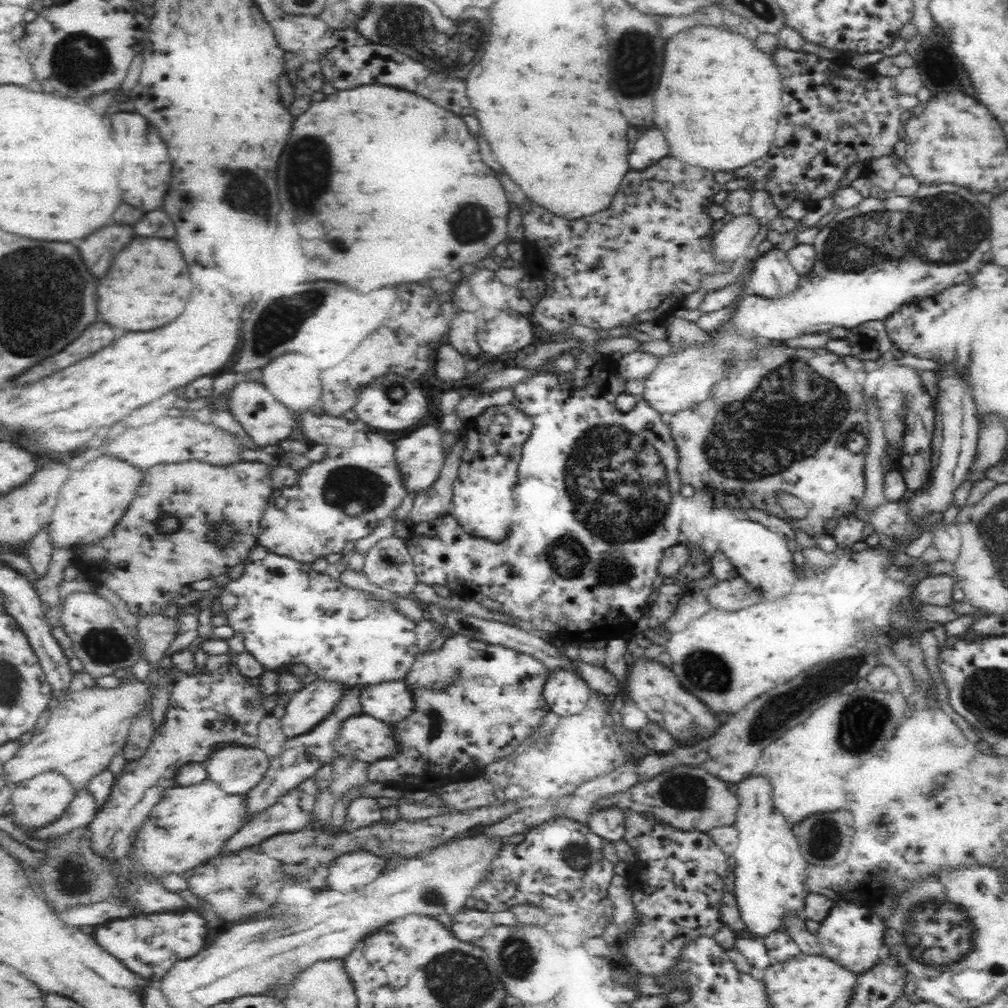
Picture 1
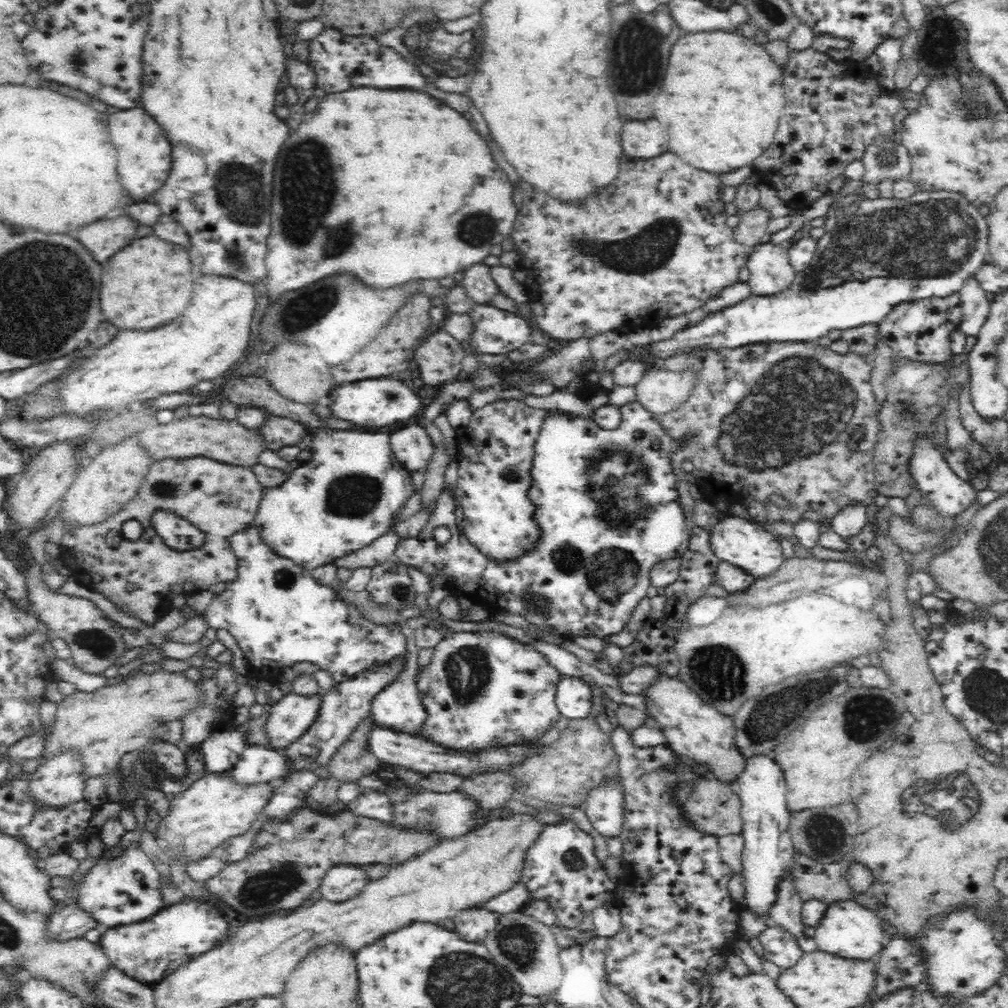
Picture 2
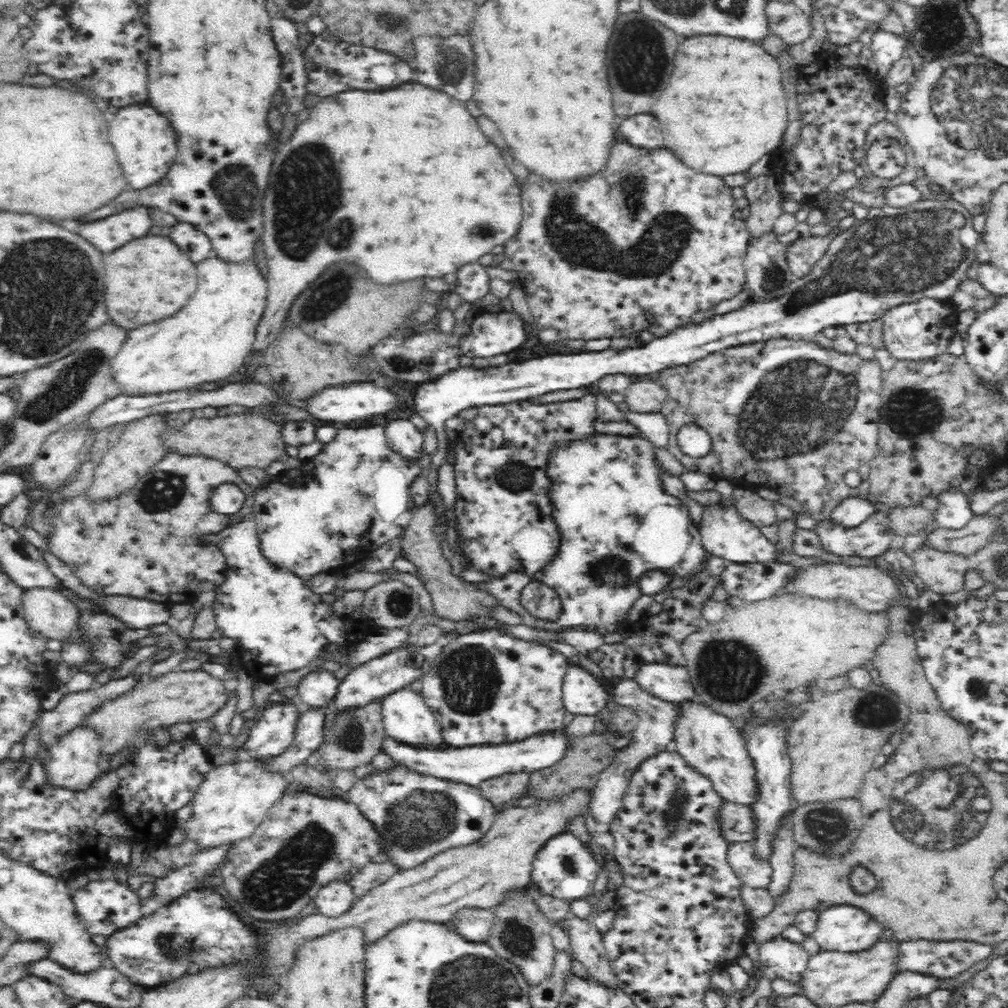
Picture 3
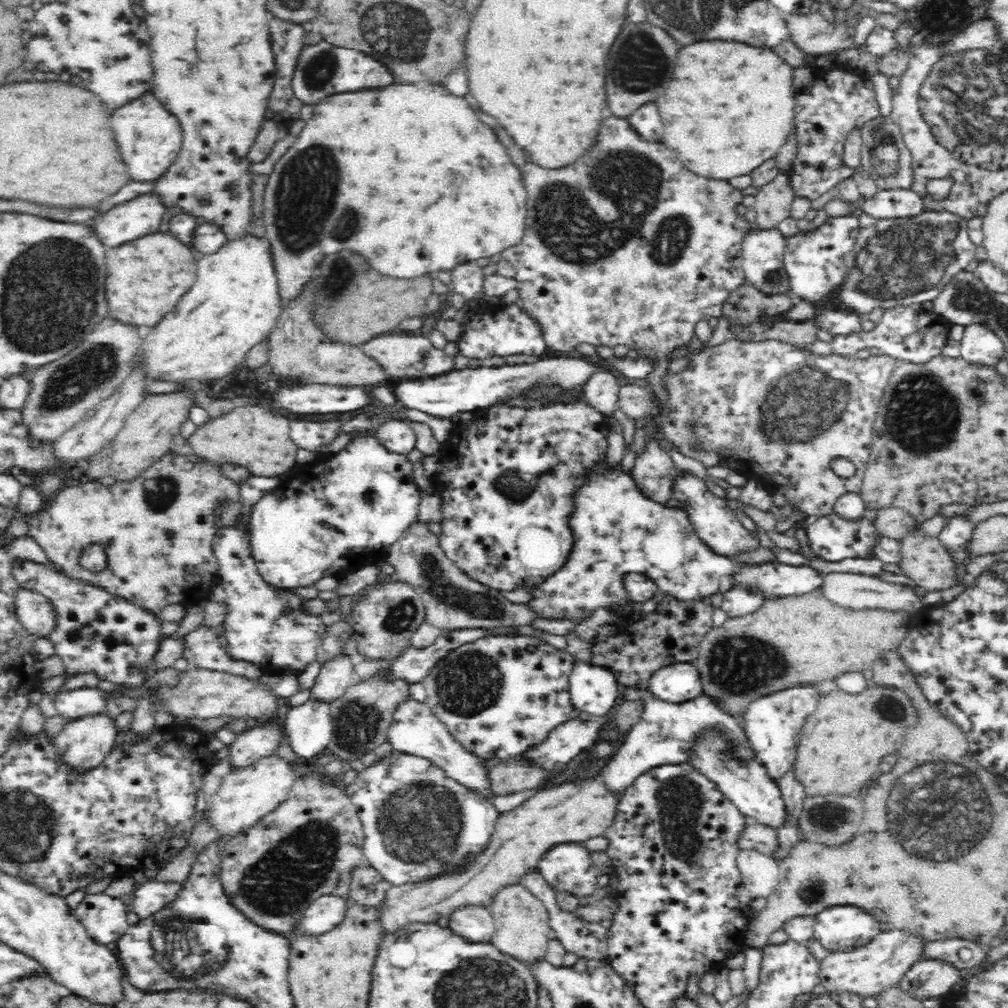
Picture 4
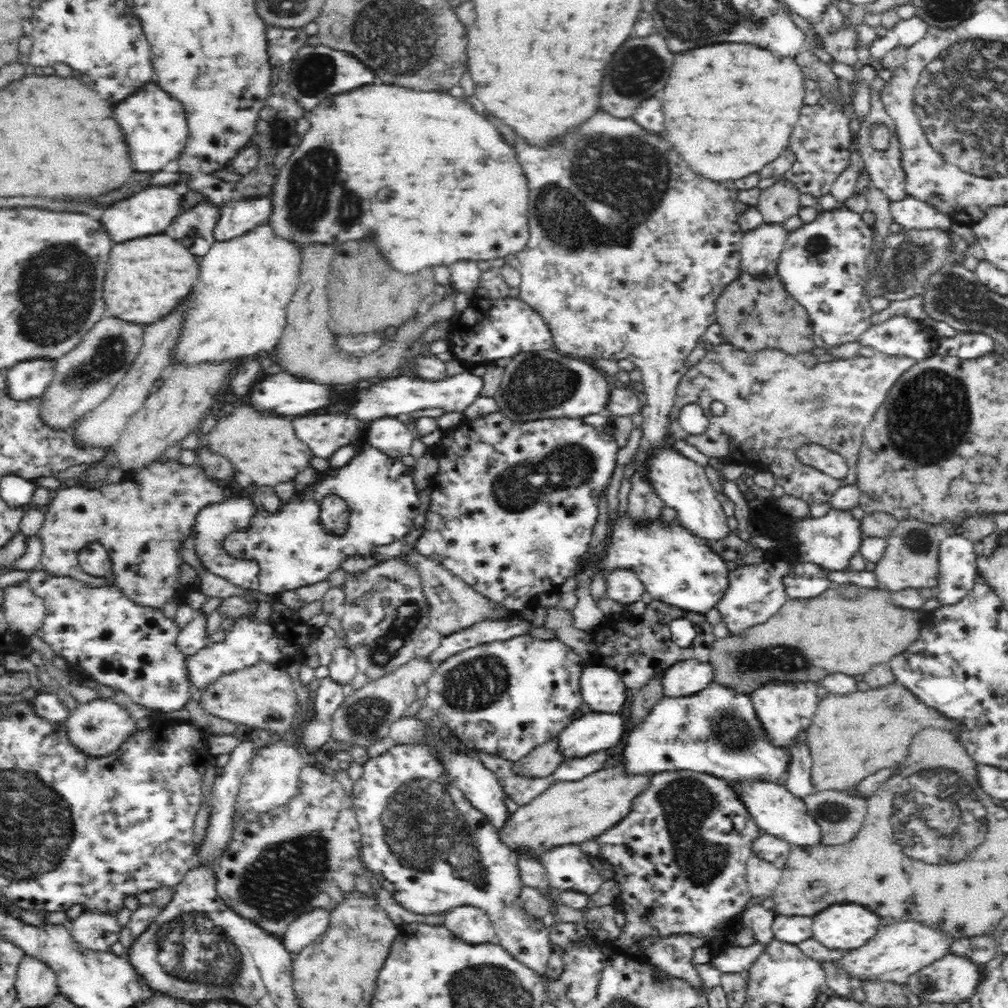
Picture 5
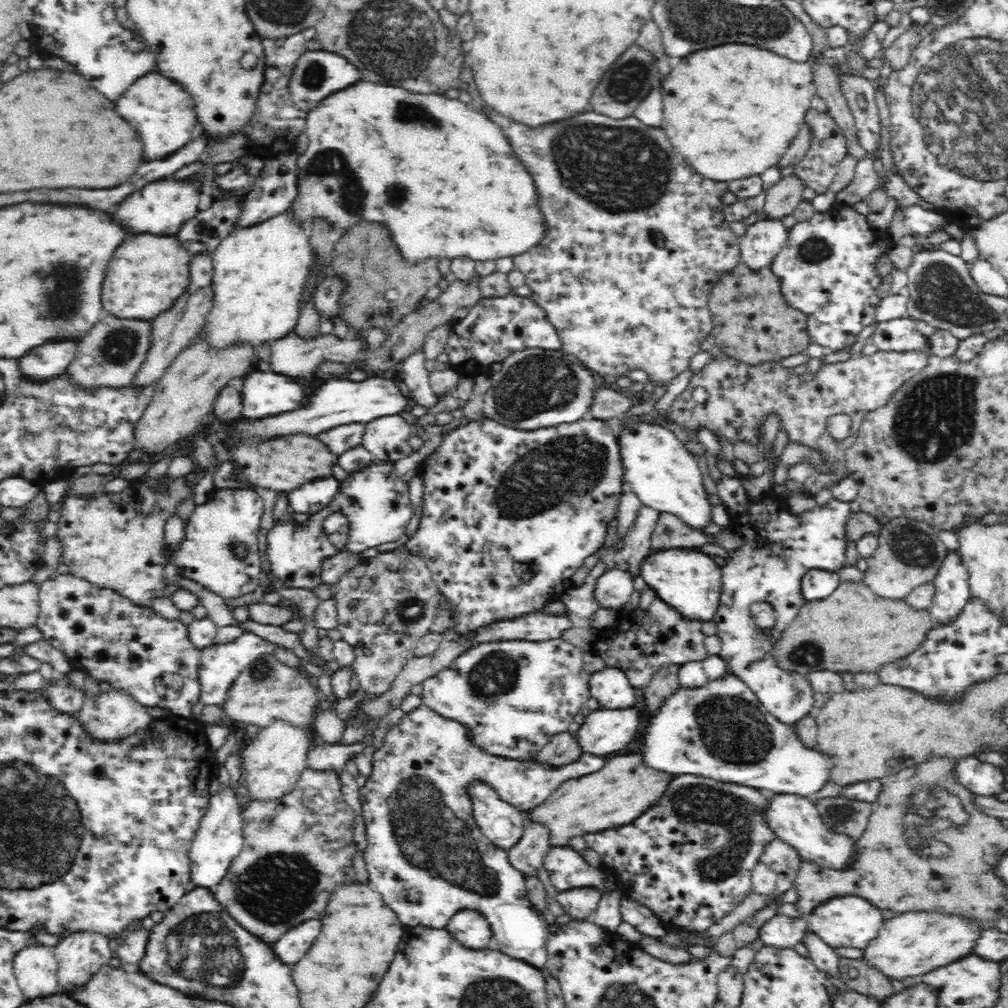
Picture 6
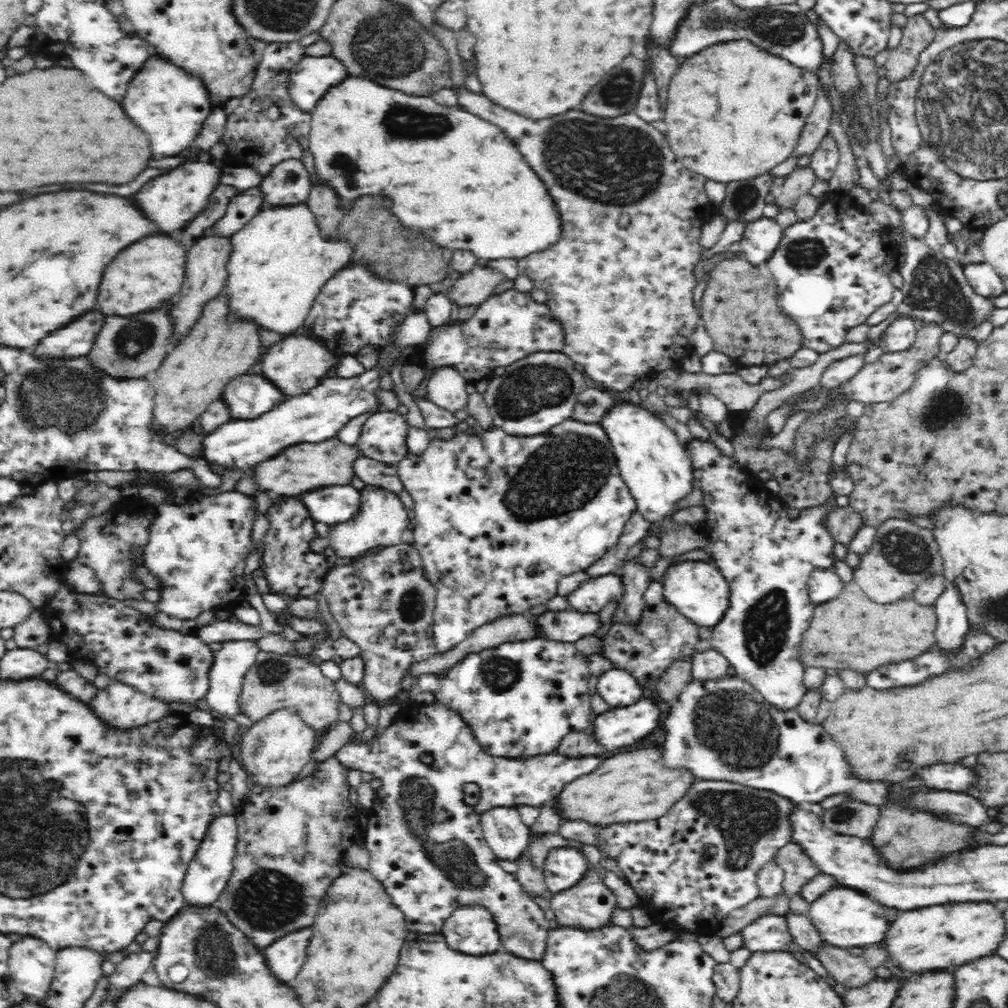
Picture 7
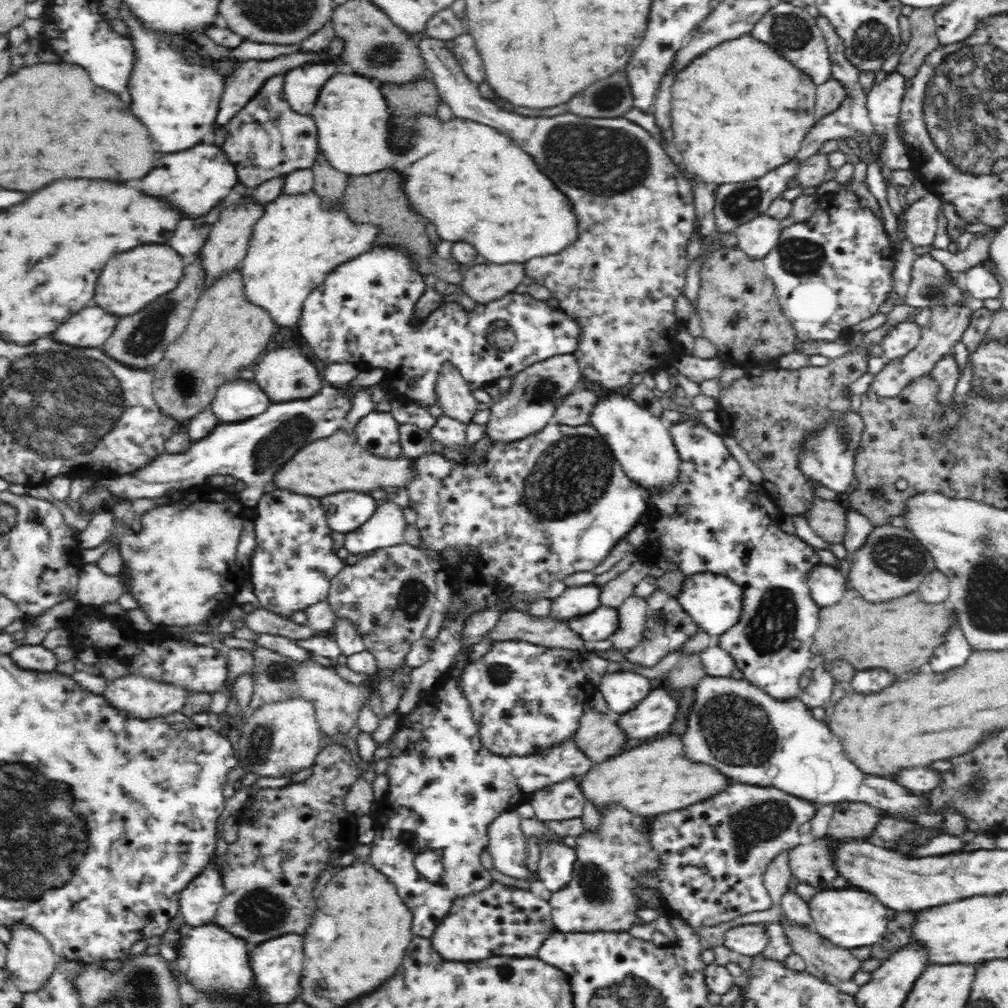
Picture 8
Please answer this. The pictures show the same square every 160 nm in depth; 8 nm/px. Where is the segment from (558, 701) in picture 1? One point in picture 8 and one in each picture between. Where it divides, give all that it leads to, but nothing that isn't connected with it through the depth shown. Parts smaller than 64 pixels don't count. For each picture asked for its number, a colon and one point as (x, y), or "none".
2: (573, 697)
3: (584, 692)
4: (593, 689)
5: (602, 690)
6: (610, 686)
7: (618, 688)
8: (622, 690)

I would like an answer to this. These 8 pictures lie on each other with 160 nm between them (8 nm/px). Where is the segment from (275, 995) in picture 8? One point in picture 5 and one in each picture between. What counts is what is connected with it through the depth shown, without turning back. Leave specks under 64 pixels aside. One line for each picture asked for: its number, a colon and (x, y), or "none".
5: (309, 926)
6: (295, 943)
7: (284, 956)

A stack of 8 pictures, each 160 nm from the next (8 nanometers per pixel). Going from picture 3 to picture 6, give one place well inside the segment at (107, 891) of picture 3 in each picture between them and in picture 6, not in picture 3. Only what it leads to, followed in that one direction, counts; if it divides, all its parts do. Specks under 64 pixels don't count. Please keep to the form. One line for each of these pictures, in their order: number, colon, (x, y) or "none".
4: (105, 917)
5: (98, 931)
6: (79, 954)

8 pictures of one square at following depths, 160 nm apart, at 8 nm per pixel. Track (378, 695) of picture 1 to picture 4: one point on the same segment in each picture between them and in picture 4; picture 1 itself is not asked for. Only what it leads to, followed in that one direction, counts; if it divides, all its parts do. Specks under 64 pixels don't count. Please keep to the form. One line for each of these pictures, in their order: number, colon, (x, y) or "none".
2: (398, 706)
3: (406, 717)
4: (415, 730)

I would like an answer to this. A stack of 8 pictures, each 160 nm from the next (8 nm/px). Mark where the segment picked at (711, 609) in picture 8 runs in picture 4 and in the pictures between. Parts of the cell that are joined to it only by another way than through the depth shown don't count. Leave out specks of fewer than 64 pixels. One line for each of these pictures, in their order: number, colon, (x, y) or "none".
4: (617, 529)
5: (678, 568)
6: (690, 581)
7: (697, 590)

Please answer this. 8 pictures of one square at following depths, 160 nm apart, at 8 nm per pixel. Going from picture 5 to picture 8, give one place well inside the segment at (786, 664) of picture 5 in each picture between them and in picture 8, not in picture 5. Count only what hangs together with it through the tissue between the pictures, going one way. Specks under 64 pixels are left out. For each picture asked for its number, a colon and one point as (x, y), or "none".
6: (854, 630)
7: (851, 632)
8: (899, 636)

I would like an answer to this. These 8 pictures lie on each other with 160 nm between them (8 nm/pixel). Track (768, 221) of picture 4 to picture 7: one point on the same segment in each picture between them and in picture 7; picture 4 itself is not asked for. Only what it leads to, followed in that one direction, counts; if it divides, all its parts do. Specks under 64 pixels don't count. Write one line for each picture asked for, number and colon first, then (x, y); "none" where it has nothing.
5: (777, 203)
6: (780, 201)
7: (798, 183)

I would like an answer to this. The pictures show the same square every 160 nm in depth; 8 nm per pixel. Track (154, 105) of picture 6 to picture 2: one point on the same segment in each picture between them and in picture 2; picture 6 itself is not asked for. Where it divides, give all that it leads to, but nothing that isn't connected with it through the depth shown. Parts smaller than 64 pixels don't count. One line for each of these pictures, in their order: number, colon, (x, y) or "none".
2: (145, 161)
3: (145, 144)
4: (149, 138)
5: (156, 130)

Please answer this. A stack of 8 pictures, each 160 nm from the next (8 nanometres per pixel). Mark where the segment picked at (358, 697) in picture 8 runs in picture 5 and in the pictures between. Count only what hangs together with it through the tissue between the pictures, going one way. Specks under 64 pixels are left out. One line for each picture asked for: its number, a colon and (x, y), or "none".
5: (262, 696)
6: (266, 690)
7: (274, 682)

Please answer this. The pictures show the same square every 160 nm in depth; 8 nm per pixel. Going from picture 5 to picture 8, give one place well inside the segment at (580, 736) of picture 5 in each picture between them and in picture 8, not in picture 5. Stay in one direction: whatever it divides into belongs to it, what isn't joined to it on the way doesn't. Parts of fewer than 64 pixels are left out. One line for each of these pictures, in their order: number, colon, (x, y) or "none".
6: (603, 731)
7: (619, 727)
8: (657, 709)

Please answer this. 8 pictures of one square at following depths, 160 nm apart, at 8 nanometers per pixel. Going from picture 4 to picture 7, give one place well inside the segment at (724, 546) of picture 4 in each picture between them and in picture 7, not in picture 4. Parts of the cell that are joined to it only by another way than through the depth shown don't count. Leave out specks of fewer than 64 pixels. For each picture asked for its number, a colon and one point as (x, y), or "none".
5: (681, 484)
6: (662, 473)
7: (656, 467)

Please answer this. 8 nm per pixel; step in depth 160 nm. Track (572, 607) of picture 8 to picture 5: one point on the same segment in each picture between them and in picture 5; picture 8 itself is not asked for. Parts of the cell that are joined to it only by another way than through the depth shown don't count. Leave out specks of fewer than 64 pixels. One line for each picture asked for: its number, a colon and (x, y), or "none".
5: (624, 586)
6: (614, 588)
7: (593, 595)

